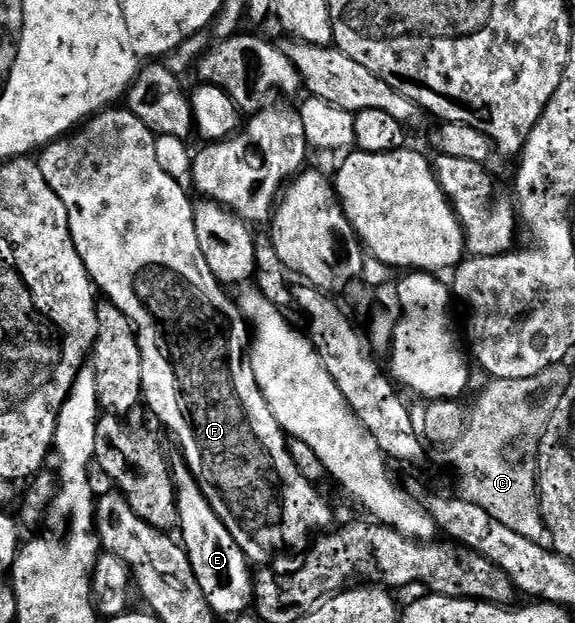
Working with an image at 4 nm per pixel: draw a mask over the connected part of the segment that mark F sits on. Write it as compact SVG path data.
M112 106L104 111L96 112L90 120L82 126L76 127L70 134L52 140L46 148L38 153L37 163L41 174L45 174L45 182L53 186L53 194L65 202L69 214L69 230L73 238L73 246L77 246L77 254L81 254L81 262L85 262L85 270L91 275L91 282L100 293L103 292L106 299L135 328L135 335L139 338L139 349L141 350L141 378L143 379L143 400L151 407L151 412L175 435L179 443L182 459L186 460L189 470L194 474L195 481L201 486L209 506L225 522L229 534L233 534L233 542L241 546L243 553L247 555L252 565L267 566L274 558L275 552L282 548L295 548L310 532L318 533L332 527L331 508L327 505L325 497L319 493L320 489L310 484L299 469L299 463L290 454L288 444L289 437L278 424L277 418L273 418L273 410L269 410L269 402L265 402L265 394L261 392L261 386L257 384L257 378L253 374L249 349L253 339L249 331L249 325L239 312L239 305L234 299L227 297L228 289L219 283L219 280L209 270L209 262L205 262L205 254L201 254L201 246L197 242L197 226L193 226L193 214L195 208L192 197L187 197L187 192L182 188L176 177L165 174L161 162L157 162L157 137L154 132L141 122L126 107Z

